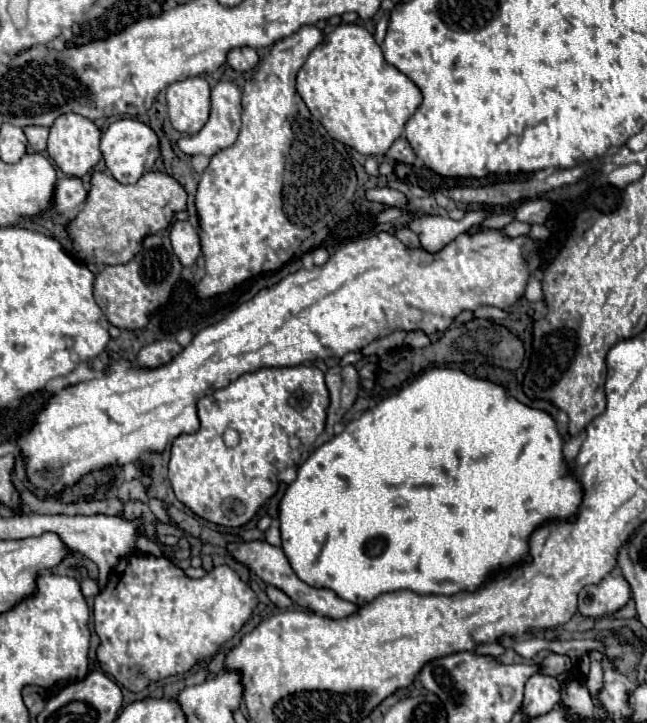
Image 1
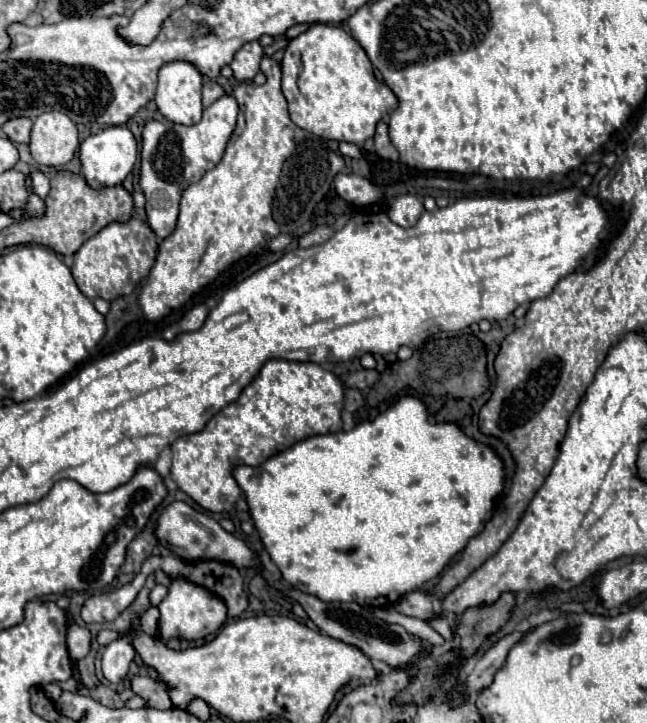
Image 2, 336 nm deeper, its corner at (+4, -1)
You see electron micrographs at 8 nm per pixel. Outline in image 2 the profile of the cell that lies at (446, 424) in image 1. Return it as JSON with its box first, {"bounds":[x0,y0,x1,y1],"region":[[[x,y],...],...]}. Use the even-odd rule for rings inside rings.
{"bounds":[233,397,505,607],"region":[[[401,397],[399,403],[395,403],[385,413],[377,415],[373,421],[353,427],[347,433],[339,431],[331,435],[313,435],[309,439],[303,439],[301,443],[295,443],[287,451],[273,455],[259,467],[239,465],[233,469],[233,477],[235,481],[239,479],[239,487],[247,499],[251,519],[255,521],[255,529],[271,561],[279,567],[283,579],[289,585],[321,601],[355,601],[359,605],[371,605],[371,607],[389,607],[405,593],[419,589],[427,581],[433,581],[443,571],[443,567],[451,561],[451,557],[459,553],[465,547],[465,543],[473,535],[477,535],[485,527],[485,523],[491,519],[495,501],[501,495],[503,481],[505,481],[503,463],[493,453],[493,449],[489,449],[487,445],[475,443],[473,439],[463,435],[463,431],[453,423],[431,425],[427,421],[427,409],[417,397]]]}

